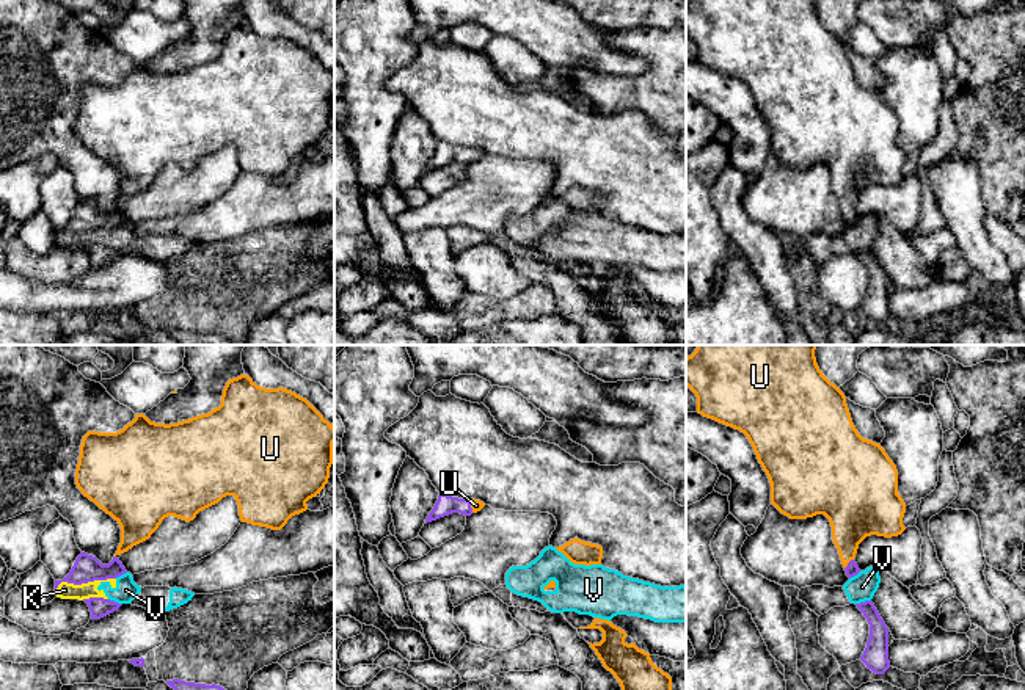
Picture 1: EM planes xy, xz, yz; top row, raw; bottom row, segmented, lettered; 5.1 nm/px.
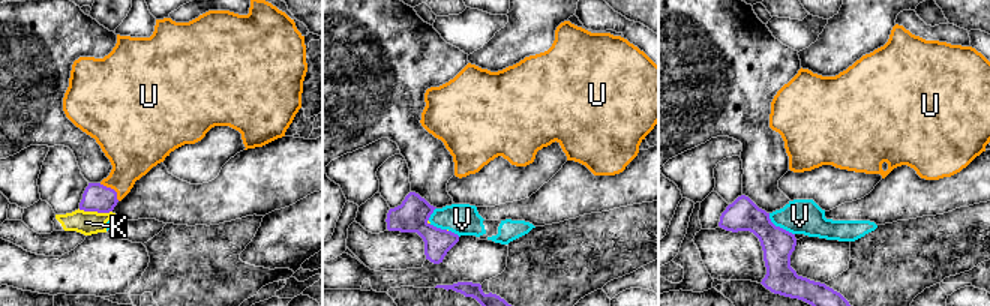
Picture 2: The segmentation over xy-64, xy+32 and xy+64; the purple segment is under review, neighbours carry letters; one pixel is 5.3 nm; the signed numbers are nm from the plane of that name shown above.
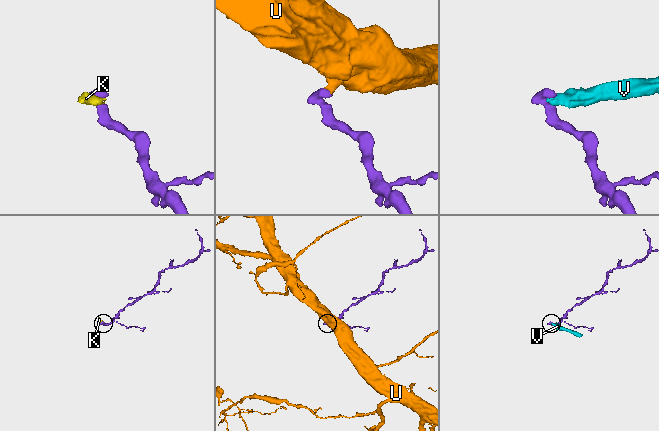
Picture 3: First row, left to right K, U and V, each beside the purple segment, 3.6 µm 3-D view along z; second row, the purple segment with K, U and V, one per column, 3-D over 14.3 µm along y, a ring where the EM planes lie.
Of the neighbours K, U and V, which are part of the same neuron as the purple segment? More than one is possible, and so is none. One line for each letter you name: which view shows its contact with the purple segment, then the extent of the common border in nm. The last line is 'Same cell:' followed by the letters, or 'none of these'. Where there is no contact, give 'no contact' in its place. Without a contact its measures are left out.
U: contact in yz; length 70 nm
Same cell: U

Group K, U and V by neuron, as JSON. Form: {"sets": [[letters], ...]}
{"sets": [["K", "V"], ["U"]]}

